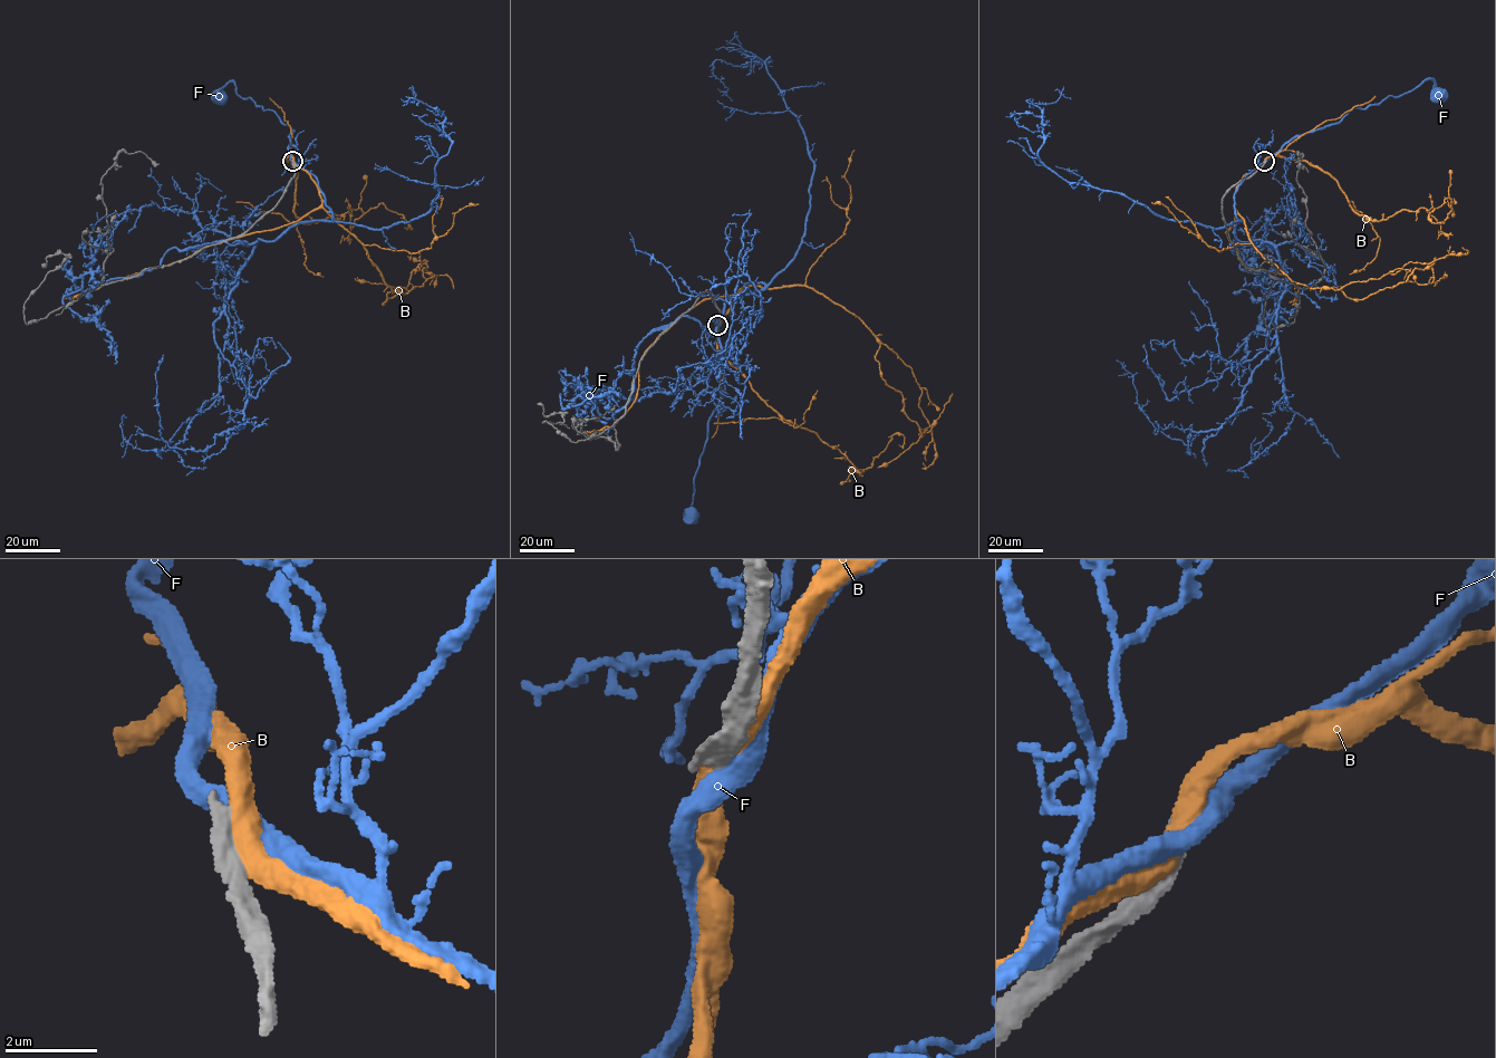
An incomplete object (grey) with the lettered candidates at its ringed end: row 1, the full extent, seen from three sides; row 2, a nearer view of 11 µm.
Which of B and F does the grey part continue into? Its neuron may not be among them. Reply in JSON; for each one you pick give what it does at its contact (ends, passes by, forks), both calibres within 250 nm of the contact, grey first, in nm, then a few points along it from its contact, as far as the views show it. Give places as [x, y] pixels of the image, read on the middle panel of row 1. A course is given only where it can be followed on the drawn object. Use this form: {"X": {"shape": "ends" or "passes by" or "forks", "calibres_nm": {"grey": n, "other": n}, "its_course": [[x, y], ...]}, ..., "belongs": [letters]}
{"belongs": []}

